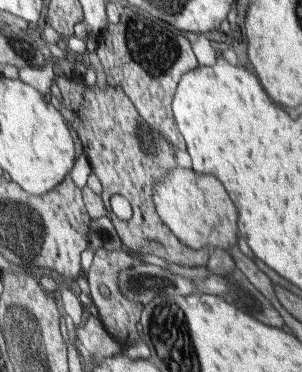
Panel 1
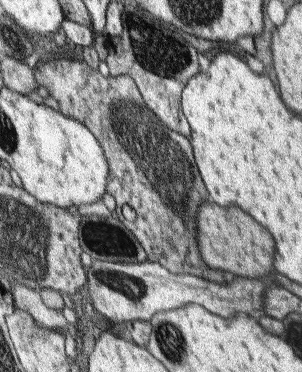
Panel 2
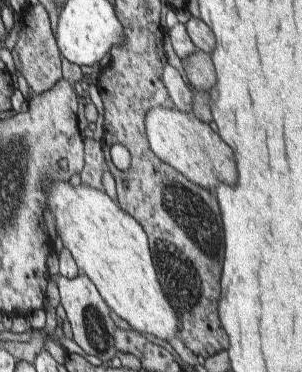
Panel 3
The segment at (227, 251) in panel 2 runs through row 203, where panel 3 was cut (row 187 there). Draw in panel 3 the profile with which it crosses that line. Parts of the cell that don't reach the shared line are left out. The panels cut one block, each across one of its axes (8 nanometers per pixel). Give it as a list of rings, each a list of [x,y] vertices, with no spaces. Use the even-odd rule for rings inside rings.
[[[153,106],[145,114],[145,134],[153,154],[161,158],[165,164],[173,166],[193,184],[213,190],[217,182],[225,182],[225,184],[235,182],[235,164],[229,146],[193,112],[183,112],[179,110],[179,106],[175,108]]]

